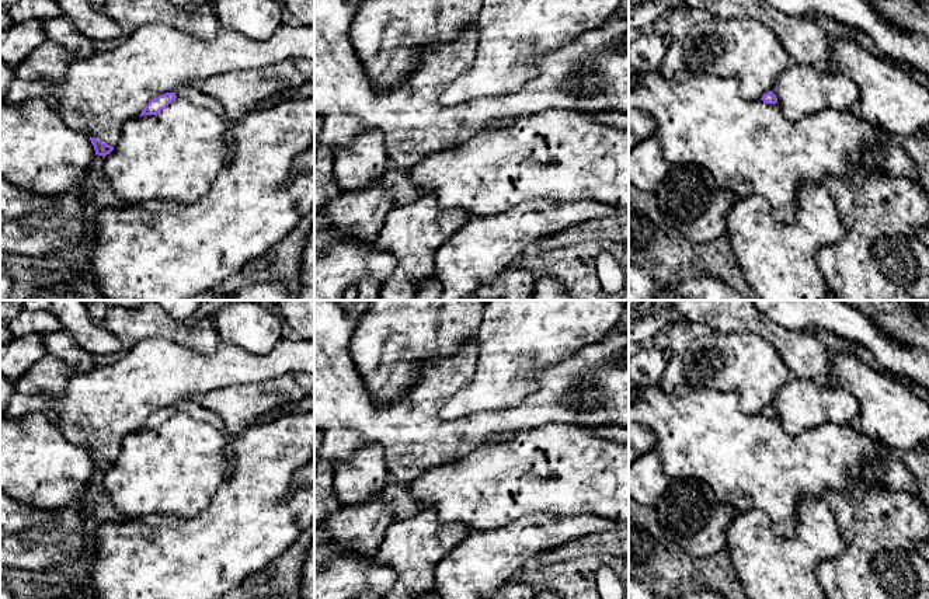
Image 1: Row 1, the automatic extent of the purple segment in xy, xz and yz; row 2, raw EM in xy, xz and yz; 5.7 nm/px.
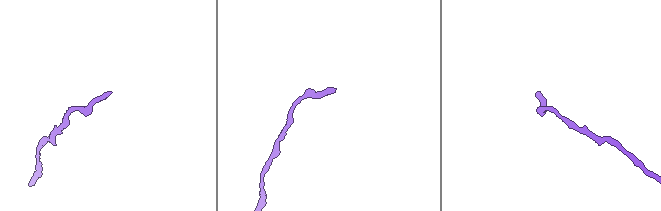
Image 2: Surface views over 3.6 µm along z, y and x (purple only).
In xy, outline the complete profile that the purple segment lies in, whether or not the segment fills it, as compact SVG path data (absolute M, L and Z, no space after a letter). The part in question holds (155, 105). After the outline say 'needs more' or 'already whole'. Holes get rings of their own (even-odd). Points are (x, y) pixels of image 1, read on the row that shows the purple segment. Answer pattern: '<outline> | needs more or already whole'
M185 86L185 87L178 88L174 93L166 93L163 95L159 95L150 100L149 104L142 111L140 116L159 114L168 104L171 104L175 98L187 100L198 107L203 107L209 109L210 112L222 118L226 118L226 111L216 98L210 97L208 93L201 91L192 86Z | needs more

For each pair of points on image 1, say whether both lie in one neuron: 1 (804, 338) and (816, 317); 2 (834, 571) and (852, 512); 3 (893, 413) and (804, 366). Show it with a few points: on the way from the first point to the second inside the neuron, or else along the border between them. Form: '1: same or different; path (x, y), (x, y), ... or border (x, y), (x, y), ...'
1: different; border (776, 323), (787, 328), (813, 330)
2: same; path (848, 557), (852, 553), (852, 526)
3: different; border (830, 352), (831, 375), (838, 382)

